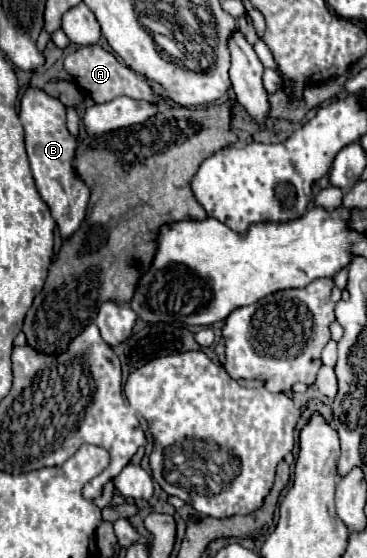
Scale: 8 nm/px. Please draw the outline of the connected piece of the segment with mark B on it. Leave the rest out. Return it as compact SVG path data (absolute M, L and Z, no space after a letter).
M28 88L22 96L20 104L20 120L26 136L26 152L30 158L32 174L36 180L36 188L42 200L48 204L52 218L58 224L60 236L70 238L82 224L86 204L90 198L90 188L74 170L74 154L76 154L76 138L66 128L66 108L60 100L48 96L42 90Z

